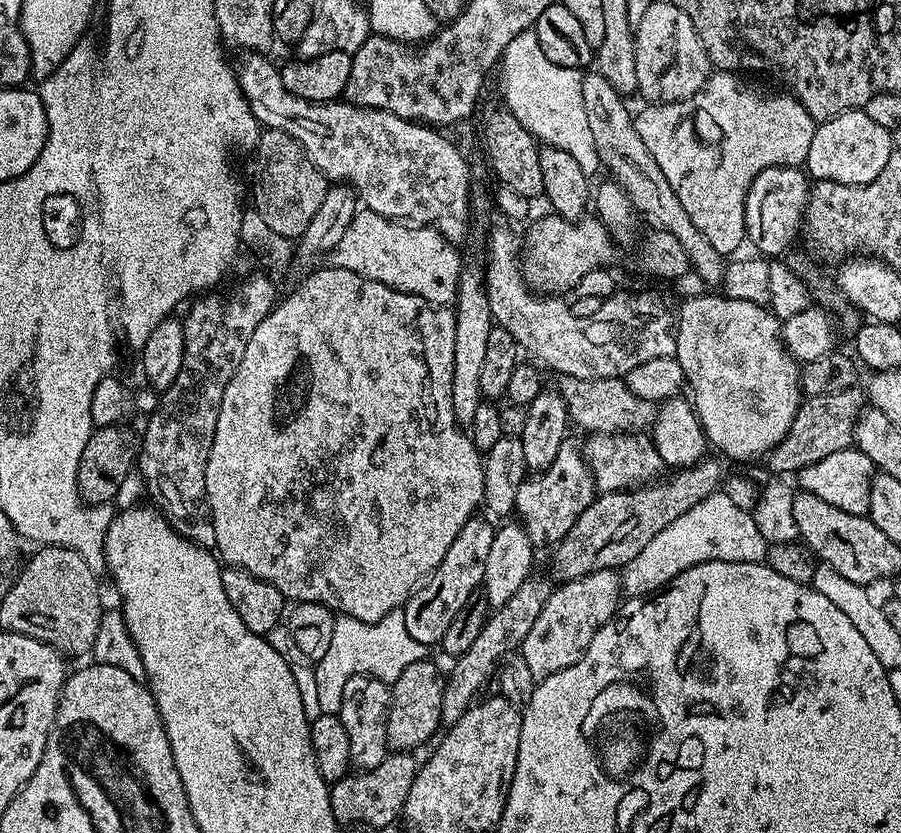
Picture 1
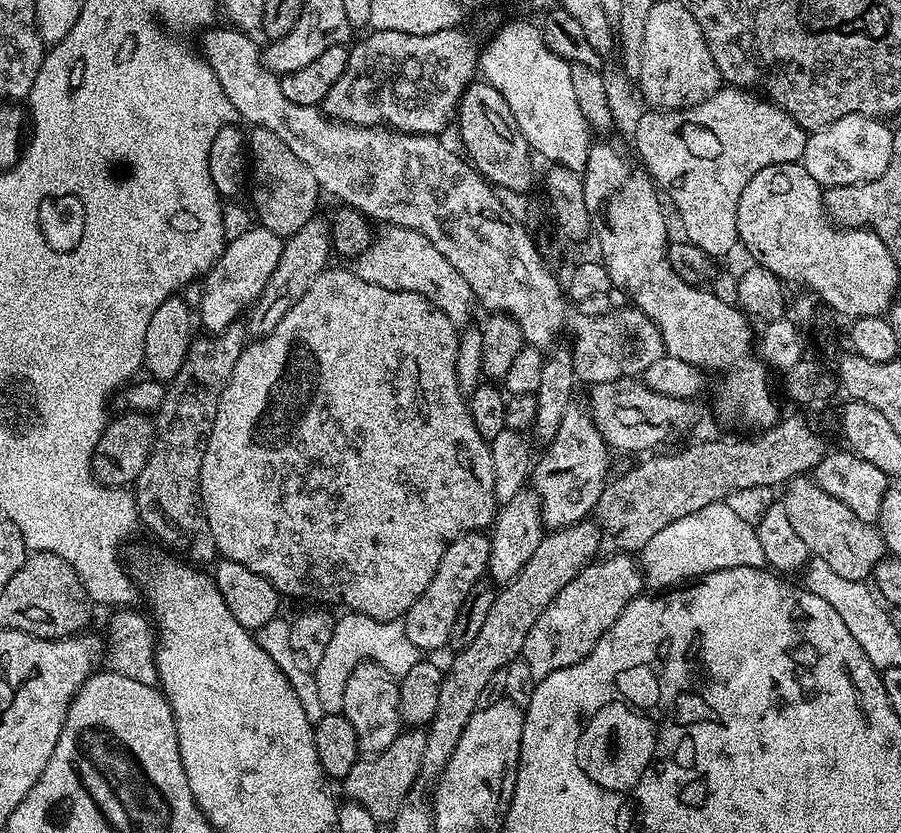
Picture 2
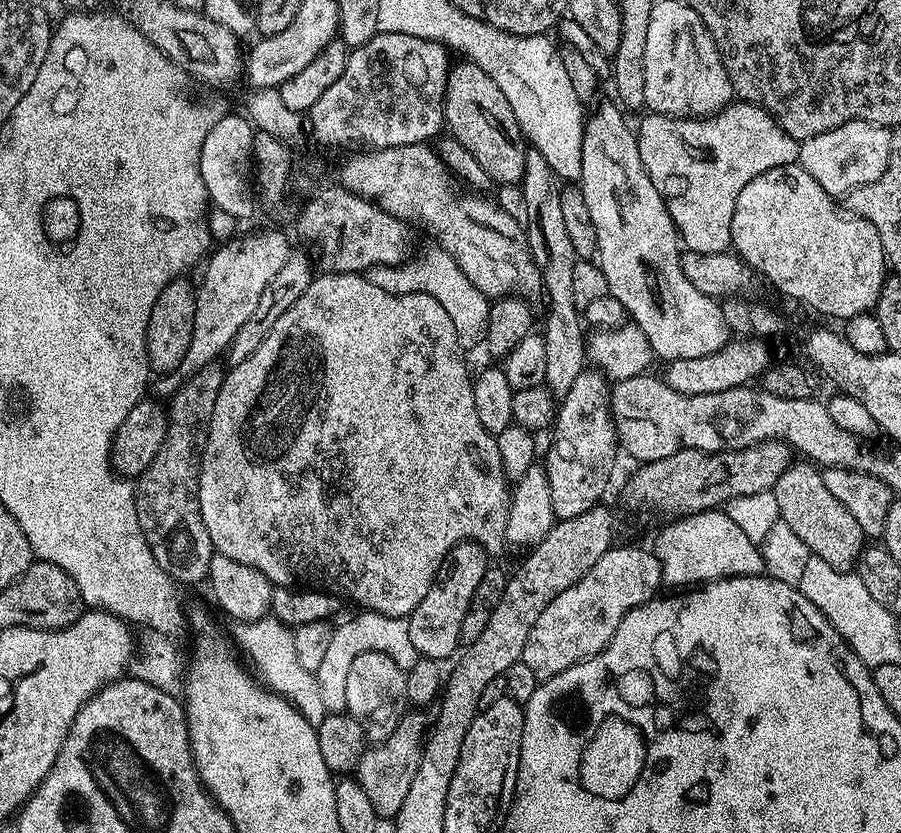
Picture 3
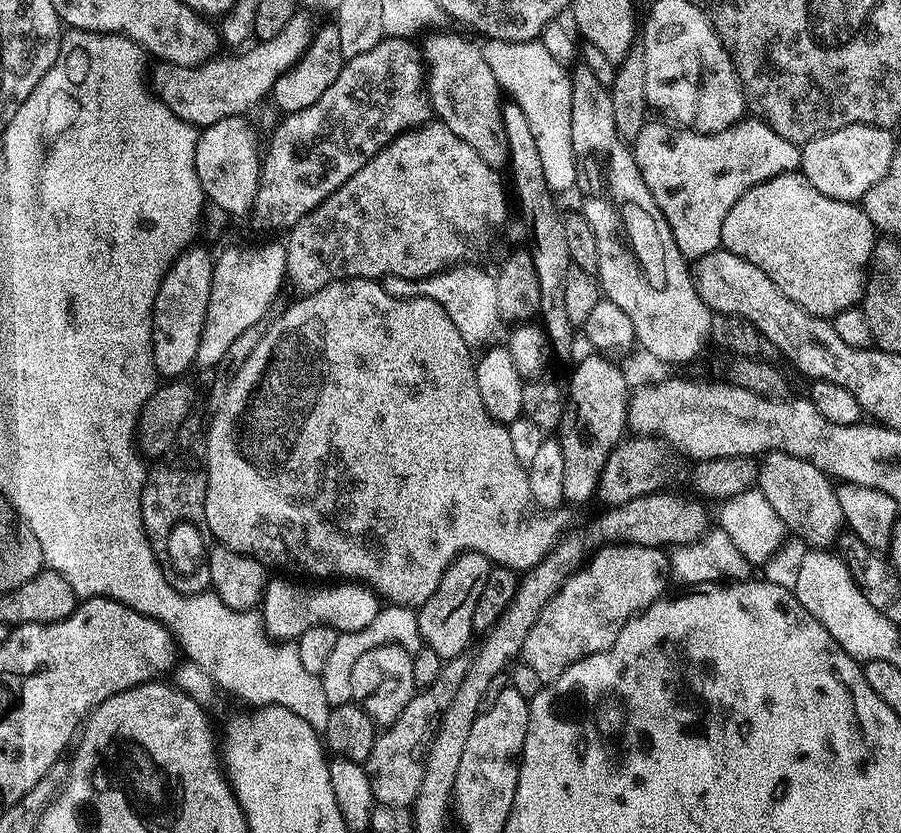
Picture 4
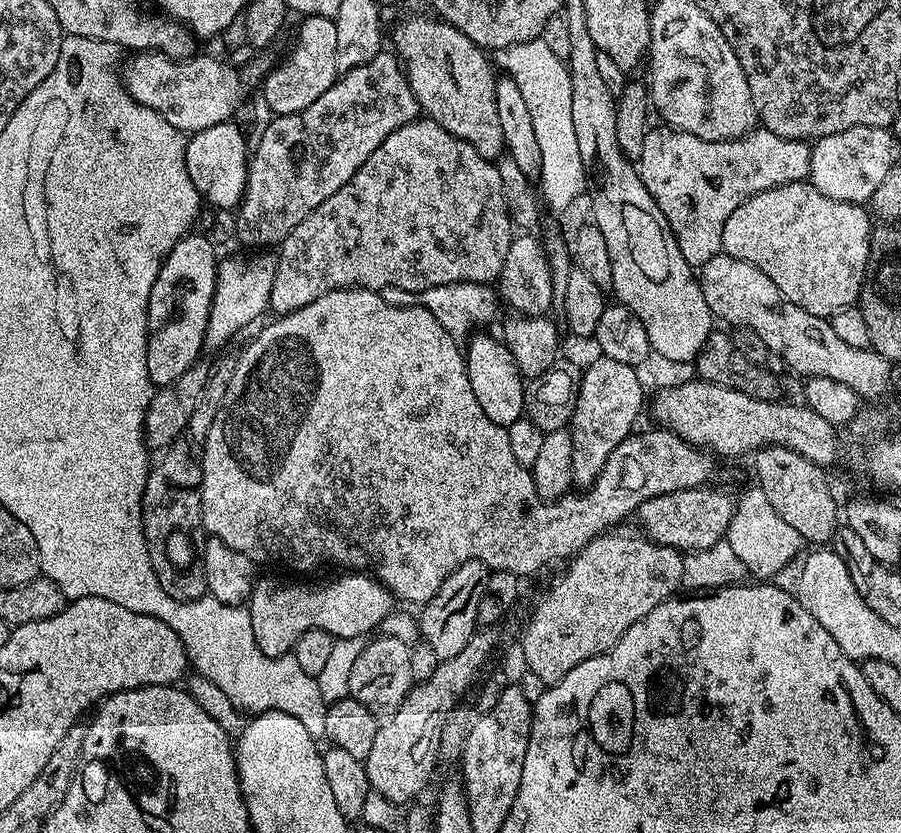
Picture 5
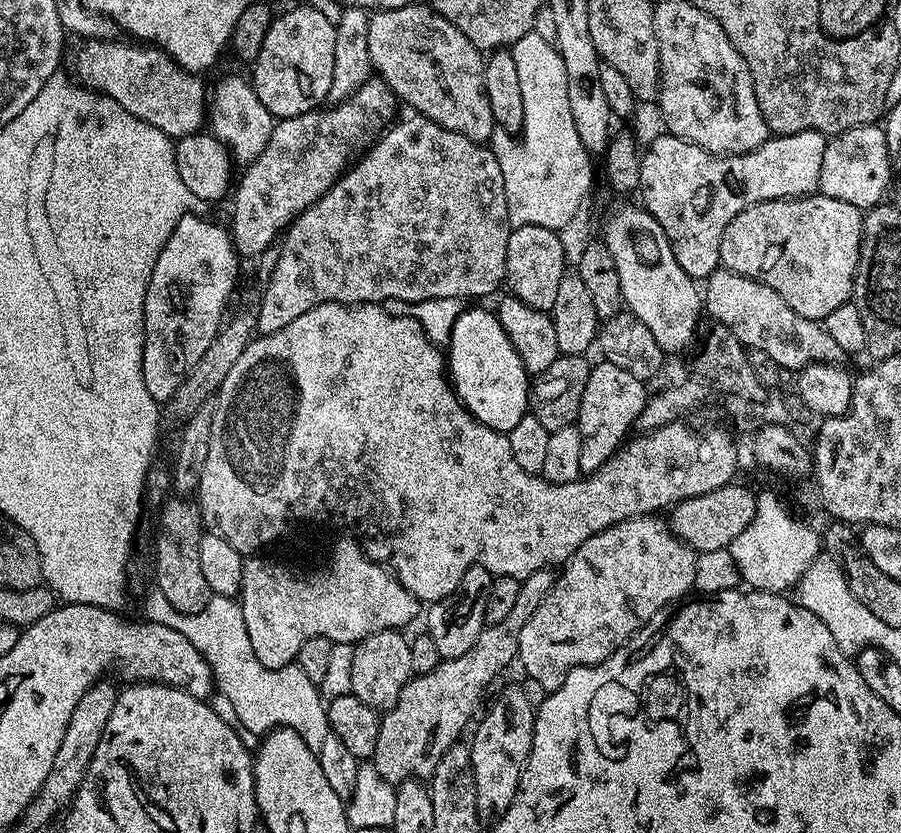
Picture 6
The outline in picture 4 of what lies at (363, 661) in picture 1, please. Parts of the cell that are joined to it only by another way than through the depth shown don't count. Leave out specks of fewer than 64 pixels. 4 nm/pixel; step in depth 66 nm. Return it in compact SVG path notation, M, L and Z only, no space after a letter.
M399 606L381 607L379 614L368 626L362 626L362 630L353 632L341 632L334 642L334 650L326 661L324 672L319 675L322 682L322 690L326 693L326 702L333 708L342 706L352 700L350 694L350 670L354 670L354 662L366 654L366 650L374 650L378 646L387 644L400 644L405 649L411 649L411 644L421 643L420 632L417 630L416 612L410 608Z

